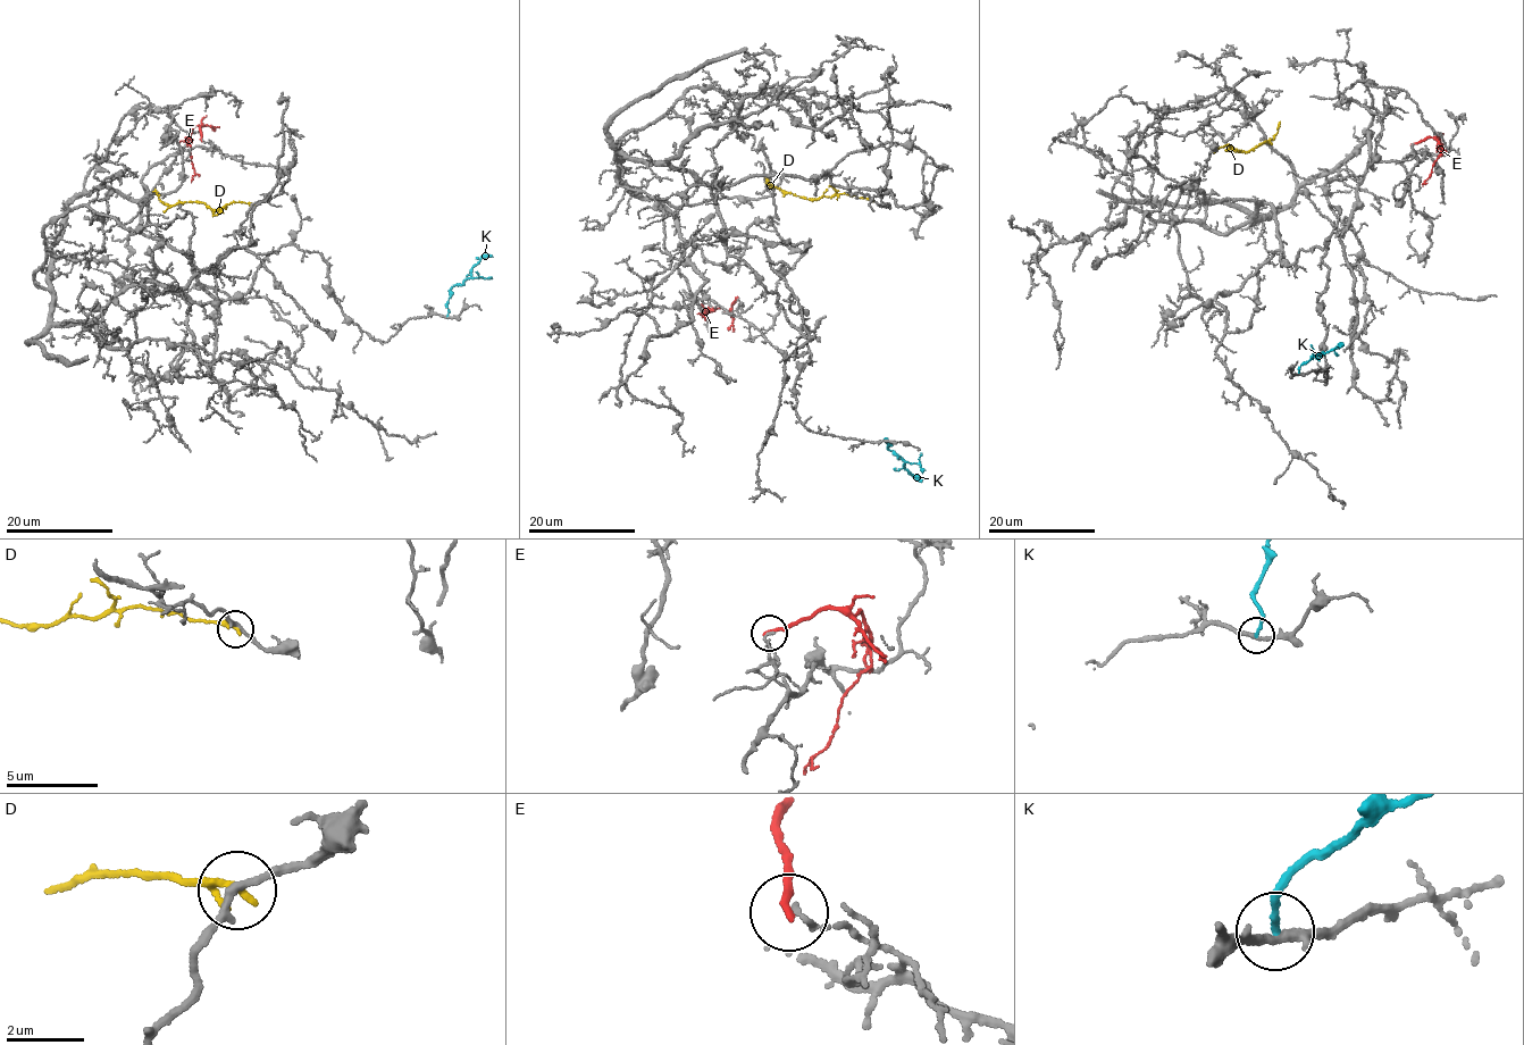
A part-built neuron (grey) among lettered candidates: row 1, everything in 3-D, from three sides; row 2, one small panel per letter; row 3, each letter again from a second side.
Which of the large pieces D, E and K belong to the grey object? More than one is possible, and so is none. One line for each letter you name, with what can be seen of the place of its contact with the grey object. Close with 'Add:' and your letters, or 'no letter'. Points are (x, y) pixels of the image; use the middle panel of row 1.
Add: no letter

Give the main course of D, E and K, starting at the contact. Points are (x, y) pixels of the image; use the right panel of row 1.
D: (1215, 150), (1227, 144), (1246, 151), (1275, 135), (1280, 122)
E: (1412, 144), (1429, 136), (1439, 138), (1442, 148), (1422, 185)
K: (1299, 374), (1298, 368), (1338, 344)

